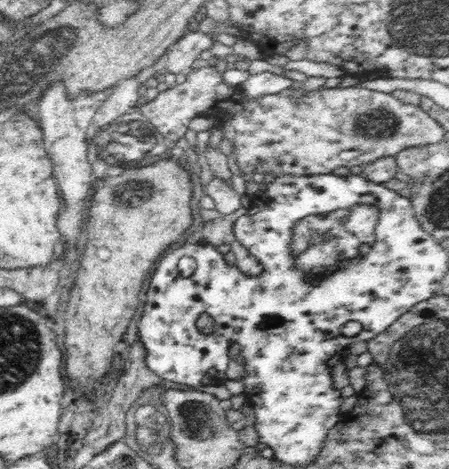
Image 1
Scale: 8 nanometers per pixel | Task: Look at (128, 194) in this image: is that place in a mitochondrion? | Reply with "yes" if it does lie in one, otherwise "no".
yes

